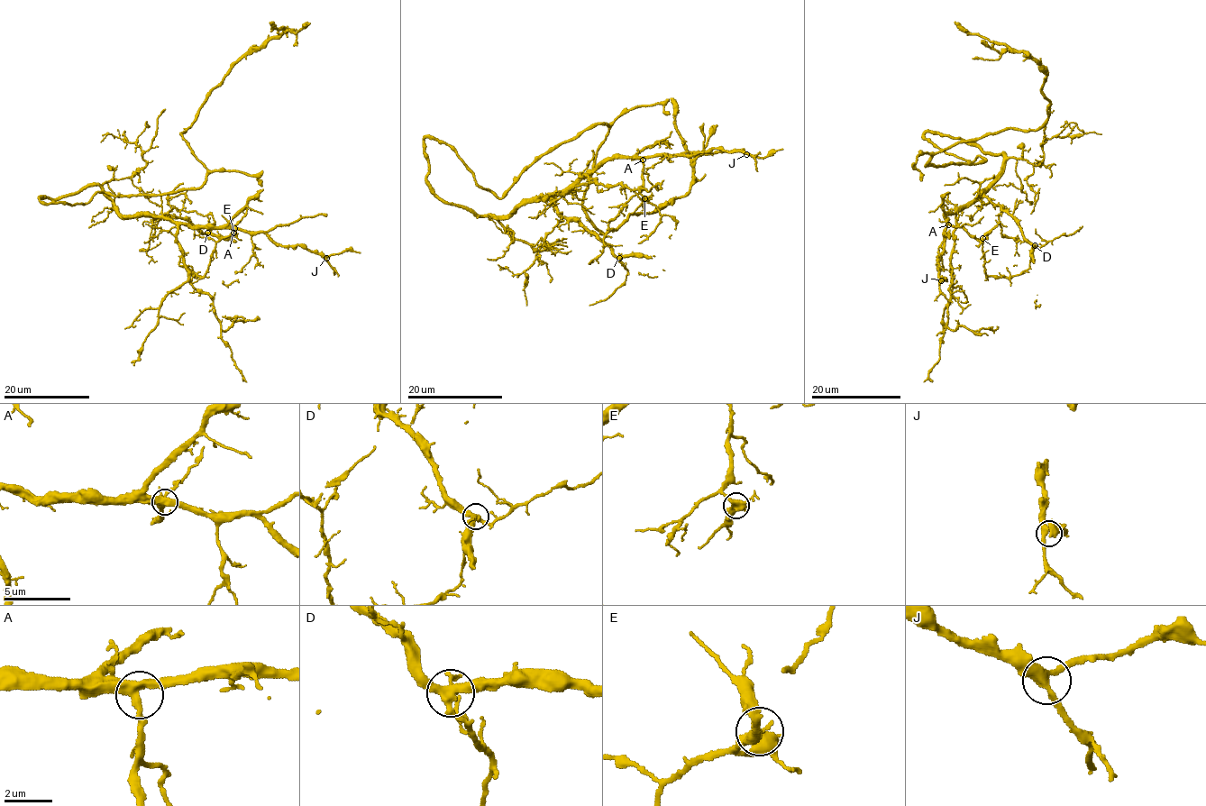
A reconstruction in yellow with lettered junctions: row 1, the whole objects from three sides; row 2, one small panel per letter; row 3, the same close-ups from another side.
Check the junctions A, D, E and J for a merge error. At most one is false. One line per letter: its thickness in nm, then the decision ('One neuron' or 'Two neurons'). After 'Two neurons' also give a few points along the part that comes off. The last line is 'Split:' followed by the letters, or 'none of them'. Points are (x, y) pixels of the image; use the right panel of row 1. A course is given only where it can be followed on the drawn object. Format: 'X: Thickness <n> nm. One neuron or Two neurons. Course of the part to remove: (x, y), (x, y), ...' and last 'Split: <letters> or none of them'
A: Thickness 380 nm. One neuron
D: Thickness 360 nm. One neuron
E: Thickness 360 nm. One neuron
J: Thickness 320 nm. One neuron
Split: none of them

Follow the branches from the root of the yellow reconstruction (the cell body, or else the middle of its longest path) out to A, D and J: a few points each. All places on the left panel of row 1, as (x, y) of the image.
A: (82, 204), (43, 203), (39, 196), (61, 198), (98, 185), (122, 215), (161, 217), (201, 228), (234, 228)
D: (82, 204), (43, 203), (39, 196), (61, 198), (98, 185), (121, 214), (176, 216), (207, 232)
J: (82, 204), (43, 203), (39, 196), (61, 198), (98, 185), (122, 215), (265, 232), (326, 258)

